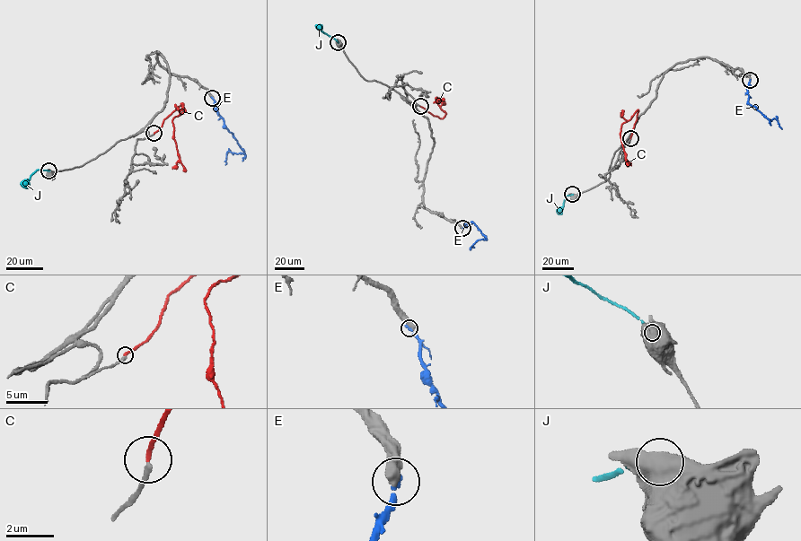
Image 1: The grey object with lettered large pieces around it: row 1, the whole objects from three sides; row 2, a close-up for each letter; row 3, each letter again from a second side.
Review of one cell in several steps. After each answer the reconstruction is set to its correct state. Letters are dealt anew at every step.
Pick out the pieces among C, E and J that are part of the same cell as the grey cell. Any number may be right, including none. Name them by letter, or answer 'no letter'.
no letter

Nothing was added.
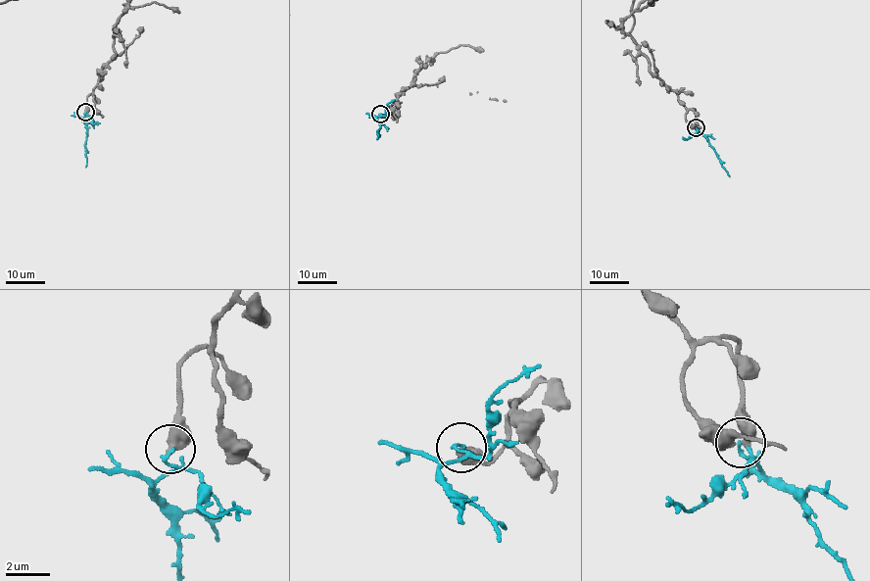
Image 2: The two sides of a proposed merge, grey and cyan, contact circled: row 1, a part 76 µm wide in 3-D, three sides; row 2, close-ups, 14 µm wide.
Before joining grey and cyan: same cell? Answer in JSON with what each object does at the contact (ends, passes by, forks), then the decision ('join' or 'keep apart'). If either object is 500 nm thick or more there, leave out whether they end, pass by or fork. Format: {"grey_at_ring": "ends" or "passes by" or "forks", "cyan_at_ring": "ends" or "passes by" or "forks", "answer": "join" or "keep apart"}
{"answer": "keep apart"}

